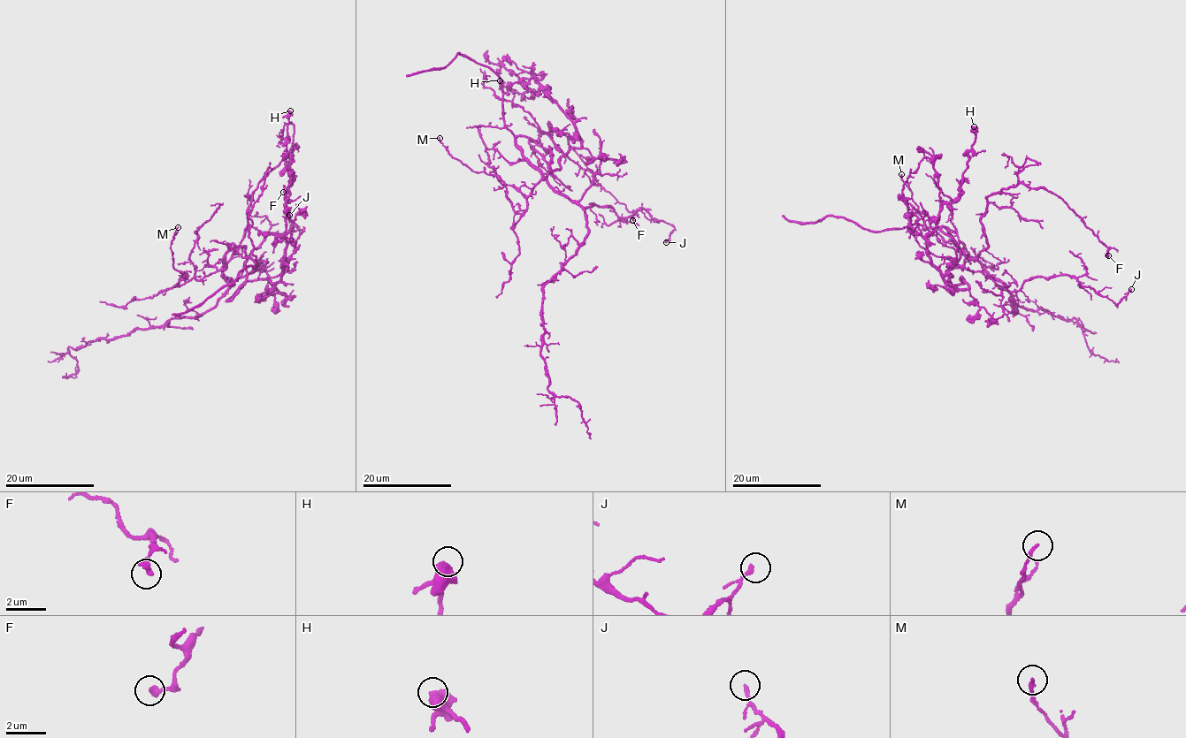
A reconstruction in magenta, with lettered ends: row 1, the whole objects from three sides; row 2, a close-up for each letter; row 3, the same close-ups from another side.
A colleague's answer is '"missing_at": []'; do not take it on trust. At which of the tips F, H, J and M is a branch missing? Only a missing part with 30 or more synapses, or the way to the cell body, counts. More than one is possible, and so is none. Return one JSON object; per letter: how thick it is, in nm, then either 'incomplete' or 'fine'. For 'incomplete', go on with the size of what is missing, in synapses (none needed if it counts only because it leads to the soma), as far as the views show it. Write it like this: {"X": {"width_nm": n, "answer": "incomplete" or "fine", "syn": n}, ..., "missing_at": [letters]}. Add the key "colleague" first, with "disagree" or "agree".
{"colleague": "agree", "F": {"width_nm": 320, "answer": "fine"}, "H": {"width_nm": 320, "answer": "fine"}, "J": {"width_nm": 120, "answer": "fine"}, "M": {"width_nm": 150, "answer": "fine"}, "missing_at": []}

